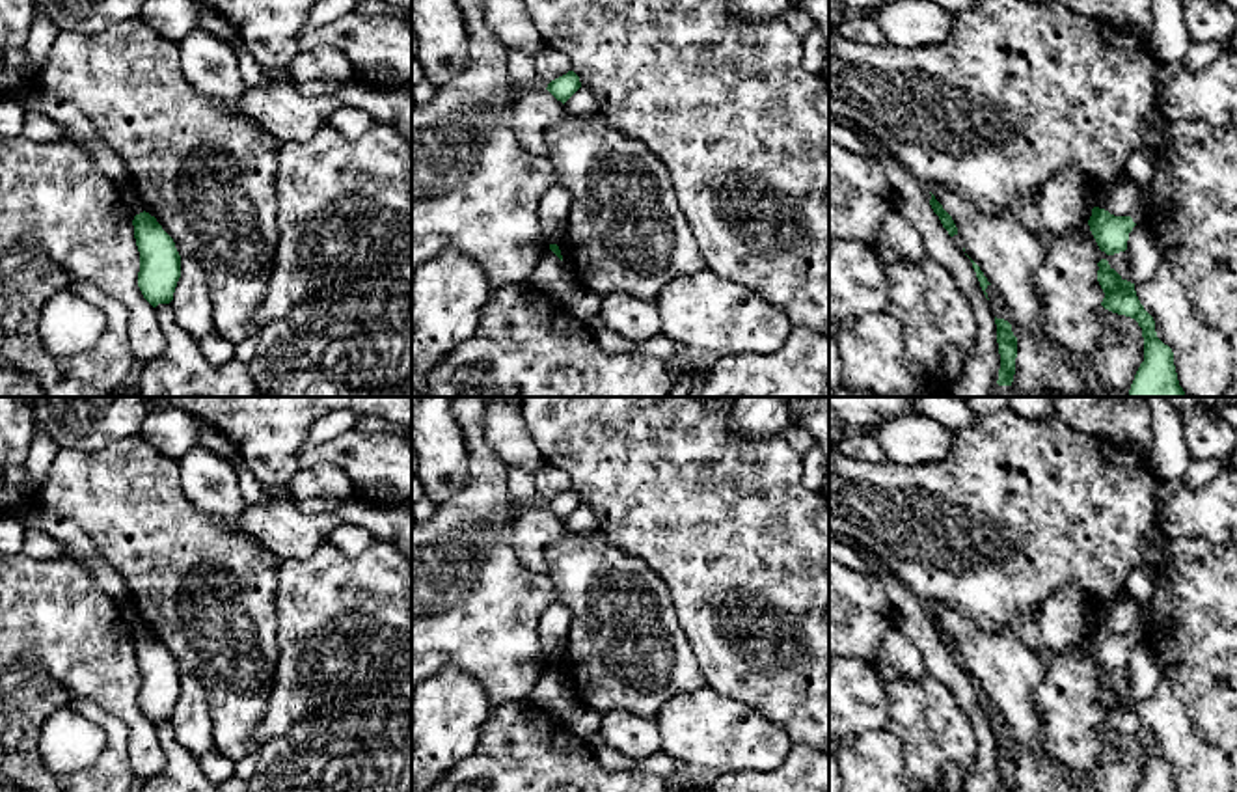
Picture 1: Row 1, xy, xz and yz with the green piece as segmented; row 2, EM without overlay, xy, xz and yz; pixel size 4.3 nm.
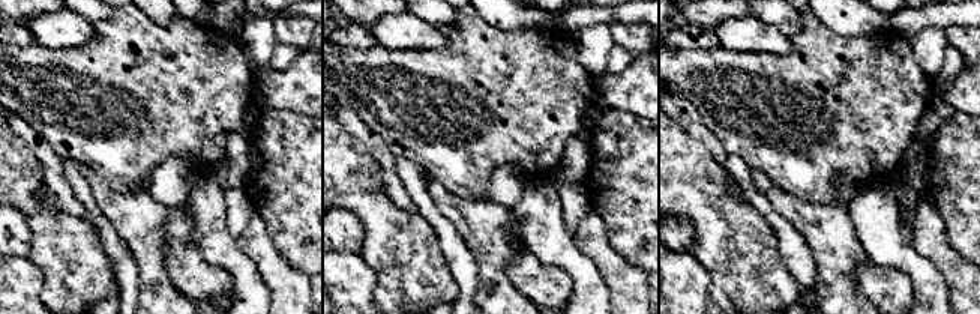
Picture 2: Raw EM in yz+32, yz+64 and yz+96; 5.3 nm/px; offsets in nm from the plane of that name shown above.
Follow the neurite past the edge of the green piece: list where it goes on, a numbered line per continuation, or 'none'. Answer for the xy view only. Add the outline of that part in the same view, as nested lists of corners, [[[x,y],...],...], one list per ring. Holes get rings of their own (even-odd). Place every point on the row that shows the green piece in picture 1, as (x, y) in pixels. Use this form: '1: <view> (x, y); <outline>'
none

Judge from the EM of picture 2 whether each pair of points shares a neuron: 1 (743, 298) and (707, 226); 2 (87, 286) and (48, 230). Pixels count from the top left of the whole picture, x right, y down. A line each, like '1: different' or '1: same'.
1: same
2: same

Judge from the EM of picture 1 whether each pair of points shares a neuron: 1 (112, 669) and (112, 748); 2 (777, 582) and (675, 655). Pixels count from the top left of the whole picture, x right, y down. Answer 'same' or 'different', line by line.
1: different
2: different

